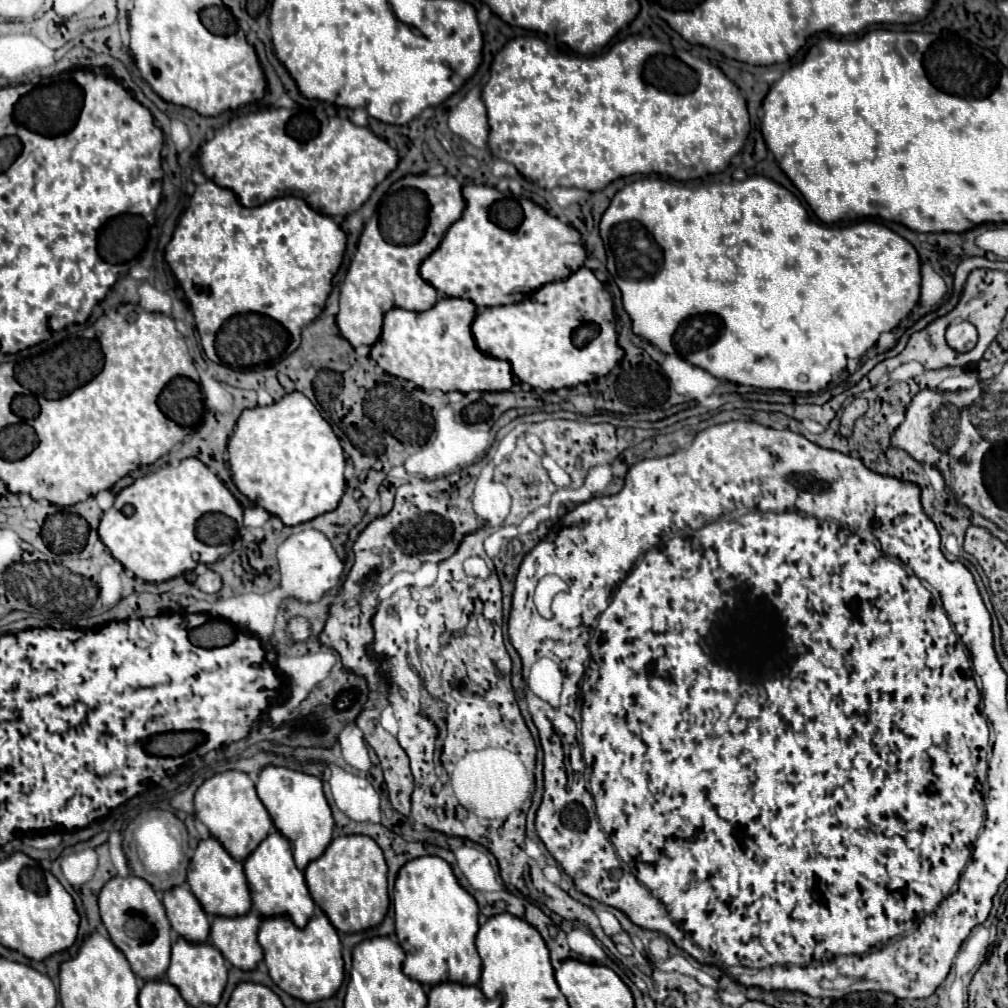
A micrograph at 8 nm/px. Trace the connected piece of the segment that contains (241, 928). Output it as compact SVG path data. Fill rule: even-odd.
M249 912L245 916L237 916L237 918L225 918L225 916L217 916L211 924L211 942L215 948L219 948L219 952L223 952L223 958L229 960L235 968L239 970L253 970L261 960L263 960L263 948L257 944L257 932L259 932L259 924L261 918L255 912Z

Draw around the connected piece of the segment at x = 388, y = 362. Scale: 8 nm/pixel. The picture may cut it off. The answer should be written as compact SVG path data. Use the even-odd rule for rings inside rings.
M441 298L433 308L425 312L393 308L385 314L383 332L377 344L371 348L371 358L377 360L377 364L385 372L411 380L423 390L509 390L513 386L511 364L507 360L491 358L477 348L471 334L471 324L475 316L475 304L465 298Z

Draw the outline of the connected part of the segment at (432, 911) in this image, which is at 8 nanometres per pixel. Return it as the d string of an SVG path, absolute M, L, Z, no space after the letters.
M423 856L405 864L395 880L393 906L397 940L405 952L403 972L411 980L425 986L435 986L447 980L477 986L481 980L481 958L475 948L479 906L475 904L475 898L459 886L445 860Z

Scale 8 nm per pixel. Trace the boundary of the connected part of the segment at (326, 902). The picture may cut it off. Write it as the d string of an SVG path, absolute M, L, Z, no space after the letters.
M353 834L335 838L323 856L305 868L305 882L315 904L343 934L355 934L379 926L389 910L387 864L381 848L369 836Z

